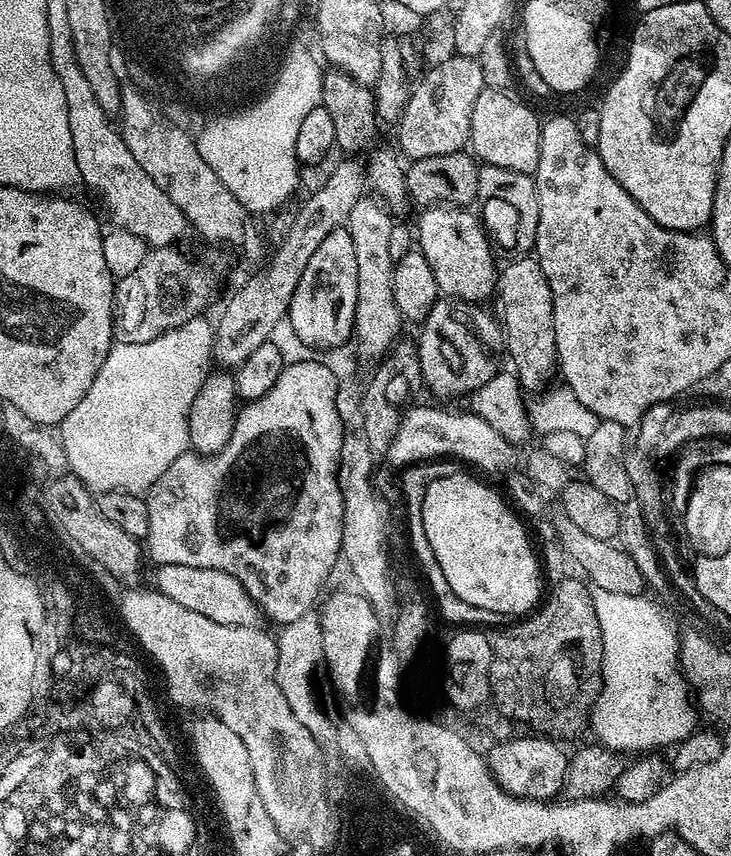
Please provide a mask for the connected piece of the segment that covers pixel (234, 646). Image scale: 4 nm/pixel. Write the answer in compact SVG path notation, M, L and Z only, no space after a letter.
M139 590L121 602L127 616L125 626L131 639L136 639L156 659L168 683L168 696L178 707L204 708L200 710L207 710L226 722L226 726L230 726L230 730L242 738L246 750L278 750L278 738L284 738L284 734L294 734L294 724L299 720L276 677L278 650L273 633L251 628L248 622L242 626L222 626L222 622L214 622L195 610L186 610L186 606L174 602L174 598L166 598L155 590Z

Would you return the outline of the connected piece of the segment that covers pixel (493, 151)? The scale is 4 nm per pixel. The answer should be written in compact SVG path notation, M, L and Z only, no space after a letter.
M486 86L482 94L478 94L478 102L474 102L474 114L470 114L470 148L477 161L484 164L506 166L508 170L535 173L538 166L538 146L540 145L541 117L536 117L532 108L527 108L520 100L515 100L500 86Z

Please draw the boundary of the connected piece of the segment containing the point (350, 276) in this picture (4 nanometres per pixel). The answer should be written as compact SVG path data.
M347 227L335 228L326 234L318 250L307 253L304 269L298 272L298 286L290 298L287 323L292 323L292 332L304 344L312 348L336 348L353 339L358 306L358 261L354 255L354 238L350 238Z

